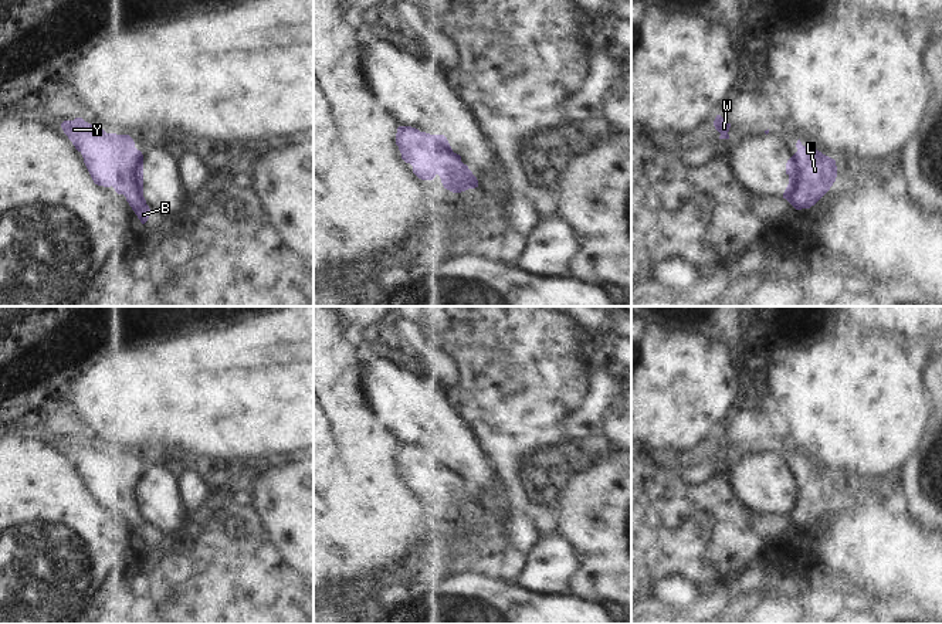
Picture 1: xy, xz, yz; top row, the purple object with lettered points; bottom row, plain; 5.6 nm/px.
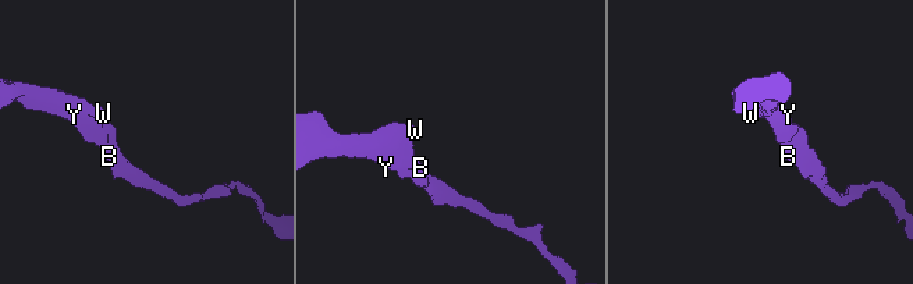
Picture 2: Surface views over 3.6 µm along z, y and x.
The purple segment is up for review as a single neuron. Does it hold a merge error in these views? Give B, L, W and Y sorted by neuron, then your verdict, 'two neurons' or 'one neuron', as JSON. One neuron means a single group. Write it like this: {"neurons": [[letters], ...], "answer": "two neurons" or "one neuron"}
{"neurons": [["B", "L", "W", "Y"]], "answer": "one neuron"}

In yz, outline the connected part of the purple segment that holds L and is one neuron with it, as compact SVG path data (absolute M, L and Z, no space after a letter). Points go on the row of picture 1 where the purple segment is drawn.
M800 139L797 152L786 163L789 184L783 193L796 210L810 208L833 186L837 177L836 160L814 147L806 147Z

